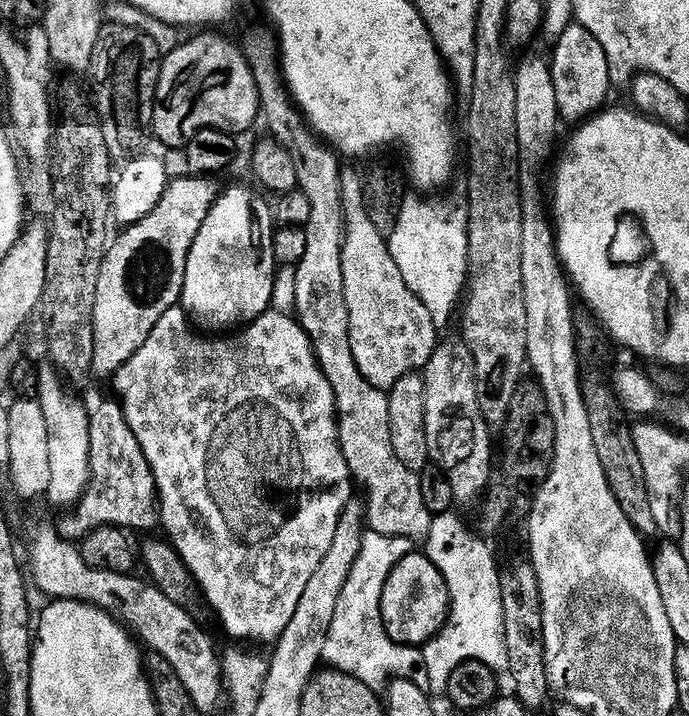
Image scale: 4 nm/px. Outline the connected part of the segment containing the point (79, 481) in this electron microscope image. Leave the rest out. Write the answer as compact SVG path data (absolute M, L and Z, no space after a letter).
M55 367L39 369L40 396L38 403L46 418L48 445L50 446L50 486L46 498L58 508L71 509L85 497L92 475L90 474L90 426L87 407L83 408L62 383L62 377Z

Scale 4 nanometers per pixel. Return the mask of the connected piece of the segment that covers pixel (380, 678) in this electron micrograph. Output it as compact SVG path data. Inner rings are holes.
M382 552L380 556L363 556L360 553L353 564L353 569L349 574L349 580L345 585L335 610L335 614L340 614L340 618L362 618L362 620L358 624L354 624L356 628L350 628L354 634L350 634L350 640L344 646L344 652L346 652L344 660L342 662L332 662L329 667L337 672L346 673L348 676L358 678L359 681L375 692L383 691L387 687L387 684L393 678L397 677L410 680L422 690L429 691L430 688L423 651L415 645L395 643L388 634L388 629L384 624L384 616L381 614L381 598L384 596L384 590L388 584L389 576L405 556L405 552L400 552L400 554L398 552L392 552L392 554ZM386 556L392 556L392 558L388 558L390 560L390 566L386 566L386 570L384 570L384 566L378 566L378 562L386 560ZM364 562L370 562L370 564L364 566ZM380 568L382 568L382 580L378 580ZM357 580L360 580L360 582L370 580L372 582L370 588L376 586L374 592L372 590L368 592L370 596L376 596L376 606L374 608L368 604L368 610L366 610L366 606L362 606L362 602L358 602L360 610L358 612L354 610L356 598L360 596L360 586L358 586Z

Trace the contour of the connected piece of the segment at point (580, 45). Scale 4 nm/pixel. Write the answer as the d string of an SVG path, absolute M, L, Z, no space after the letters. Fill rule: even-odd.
M579 22L569 25L564 41L564 56L557 58L552 77L556 87L556 107L563 119L565 116L568 120L584 122L605 107L604 99L612 88L612 76L608 73L610 59L601 44L593 36L585 34Z

